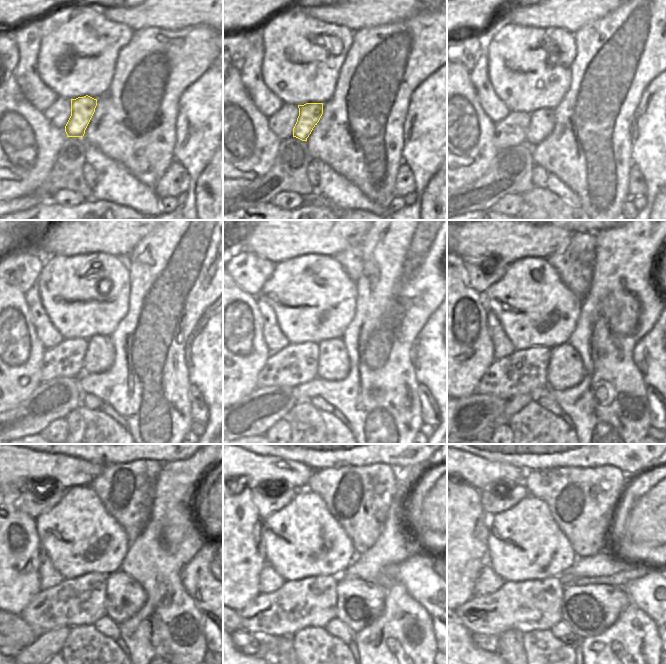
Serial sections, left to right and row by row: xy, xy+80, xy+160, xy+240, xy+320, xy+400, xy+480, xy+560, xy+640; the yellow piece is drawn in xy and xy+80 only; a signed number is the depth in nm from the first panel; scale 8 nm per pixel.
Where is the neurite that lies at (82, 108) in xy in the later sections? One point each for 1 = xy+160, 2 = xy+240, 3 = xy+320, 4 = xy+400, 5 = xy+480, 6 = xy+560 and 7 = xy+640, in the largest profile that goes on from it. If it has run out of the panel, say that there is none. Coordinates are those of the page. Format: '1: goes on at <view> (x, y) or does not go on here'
1: goes on at xy+160 (542, 123)
2: goes on at xy+240 (100, 354)
3: goes on at xy+320 (333, 365)
4: goes on at xy+400 (565, 370)
5: goes on at xy+480 (125, 596)
6: goes on at xy+560 (359, 603)
7: goes on at xy+640 (588, 609)

